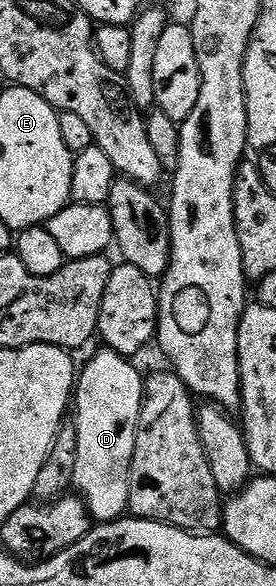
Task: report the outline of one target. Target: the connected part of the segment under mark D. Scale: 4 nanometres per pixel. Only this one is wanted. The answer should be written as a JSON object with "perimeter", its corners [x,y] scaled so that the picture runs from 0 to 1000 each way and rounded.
{"perimeter":[[[380,592],[359,597],[301,630],[293,625],[261,672],[261,724],[275,729],[275,804],[261,828],[344,891],[409,892],[471,865],[471,799],[493,770],[522,643],[500,638],[482,614]]]}

